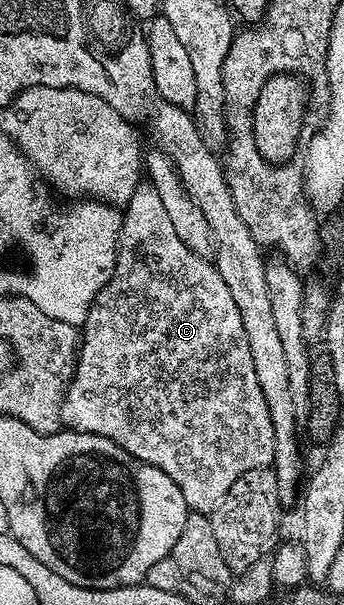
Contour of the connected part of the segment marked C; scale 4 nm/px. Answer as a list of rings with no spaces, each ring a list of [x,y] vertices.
[[[142,181],[136,186],[134,197],[130,197],[130,201],[123,208],[120,220],[120,240],[116,246],[116,268],[110,277],[110,281],[98,293],[98,297],[92,303],[92,308],[88,310],[86,321],[82,324],[80,353],[76,356],[76,365],[72,372],[72,382],[68,384],[68,389],[64,393],[64,399],[60,402],[60,421],[69,431],[81,431],[82,433],[94,433],[102,437],[110,437],[110,441],[114,441],[114,445],[126,449],[126,453],[130,453],[138,461],[162,469],[162,473],[166,473],[166,477],[170,477],[170,481],[174,481],[174,485],[178,485],[178,489],[182,489],[182,497],[186,497],[186,505],[189,512],[192,513],[210,513],[213,511],[218,505],[218,501],[222,501],[222,497],[226,497],[226,489],[230,489],[230,485],[234,485],[234,481],[238,481],[238,477],[242,477],[242,473],[246,473],[246,469],[271,467],[276,456],[274,425],[270,419],[270,409],[266,405],[266,397],[262,397],[262,385],[258,385],[258,376],[254,374],[254,360],[250,357],[250,341],[246,341],[246,329],[242,329],[242,316],[238,313],[238,305],[234,305],[234,297],[230,297],[230,289],[226,289],[226,281],[222,281],[215,262],[209,261],[205,256],[194,253],[189,247],[182,245],[182,237],[178,237],[174,224],[172,224],[170,217],[166,214],[166,208],[162,206],[162,200],[158,197],[158,189],[154,189],[151,183],[147,181]]]

